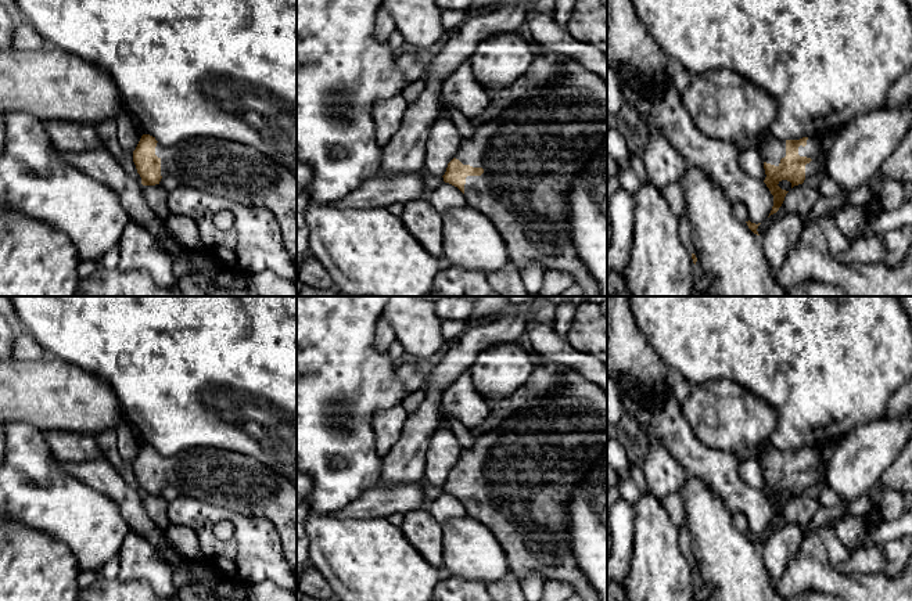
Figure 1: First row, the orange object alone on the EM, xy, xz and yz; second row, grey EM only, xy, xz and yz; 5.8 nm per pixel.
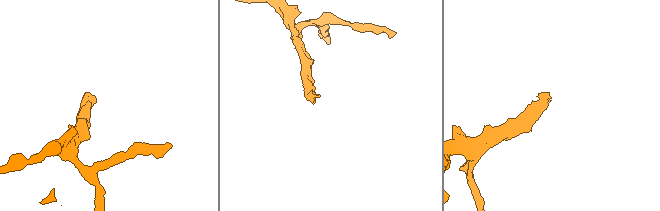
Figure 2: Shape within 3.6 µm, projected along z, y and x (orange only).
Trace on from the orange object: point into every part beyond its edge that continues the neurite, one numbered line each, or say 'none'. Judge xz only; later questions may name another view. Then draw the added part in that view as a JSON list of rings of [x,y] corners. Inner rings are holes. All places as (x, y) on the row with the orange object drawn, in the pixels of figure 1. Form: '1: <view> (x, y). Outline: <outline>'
1: xz (531, 151). Outline: [[[559,58],[559,71],[543,84],[524,90],[520,97],[503,104],[500,112],[475,127],[471,138],[464,138],[455,158],[463,165],[482,168],[481,176],[467,176],[464,198],[470,208],[486,216],[502,235],[510,262],[516,267],[539,264],[545,270],[567,273],[586,296],[600,296],[599,287],[579,259],[565,223],[568,194],[578,173],[586,169],[592,156],[607,138],[607,83],[574,60]]]

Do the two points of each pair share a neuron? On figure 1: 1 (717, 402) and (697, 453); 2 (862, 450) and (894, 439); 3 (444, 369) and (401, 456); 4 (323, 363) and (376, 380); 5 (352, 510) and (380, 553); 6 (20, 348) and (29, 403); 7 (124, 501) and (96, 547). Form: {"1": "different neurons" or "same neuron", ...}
{"1": "different neurons", "2": "same neuron", "3": "same neuron", "4": "same neuron", "5": "different neurons", "6": "different neurons", "7": "different neurons"}

